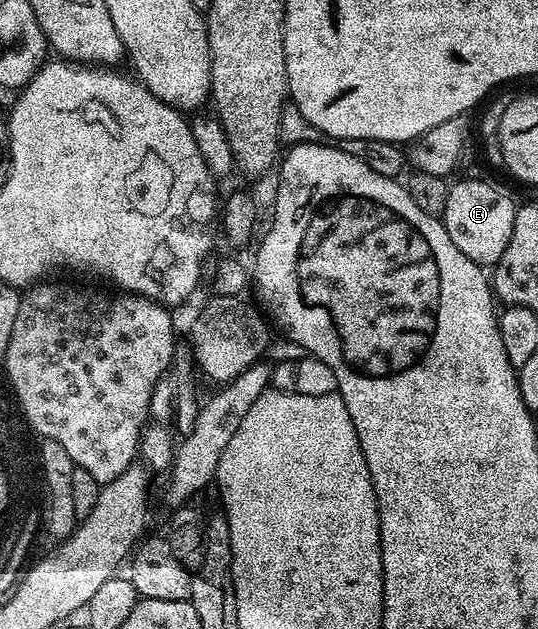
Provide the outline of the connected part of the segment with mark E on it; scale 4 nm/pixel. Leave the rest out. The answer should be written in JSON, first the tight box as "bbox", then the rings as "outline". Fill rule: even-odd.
{"bbox":[443,179,518,269],"outline":[[[461,179],[450,186],[447,193],[447,209],[443,222],[455,249],[463,257],[471,257],[482,269],[492,268],[503,257],[507,241],[511,241],[511,229],[515,229],[518,204],[497,187],[481,179]]]}

